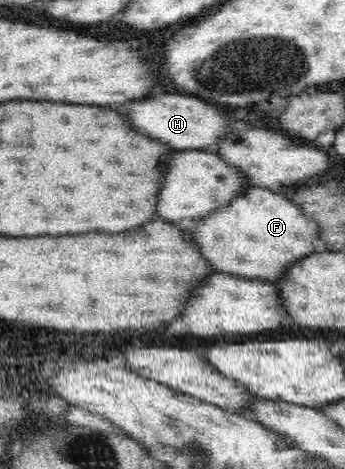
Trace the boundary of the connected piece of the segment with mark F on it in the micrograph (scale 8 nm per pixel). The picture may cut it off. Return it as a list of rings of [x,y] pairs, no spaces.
[[[252,186],[229,200],[227,205],[213,209],[205,217],[186,222],[182,227],[185,238],[189,238],[189,244],[197,248],[197,252],[207,260],[207,264],[213,268],[213,271],[269,283],[273,279],[276,280],[285,267],[291,267],[301,257],[313,251],[325,251],[321,245],[321,238],[317,236],[320,233],[318,226],[301,212],[301,208],[297,208],[291,200],[287,200],[282,192],[272,193],[267,188]]]

